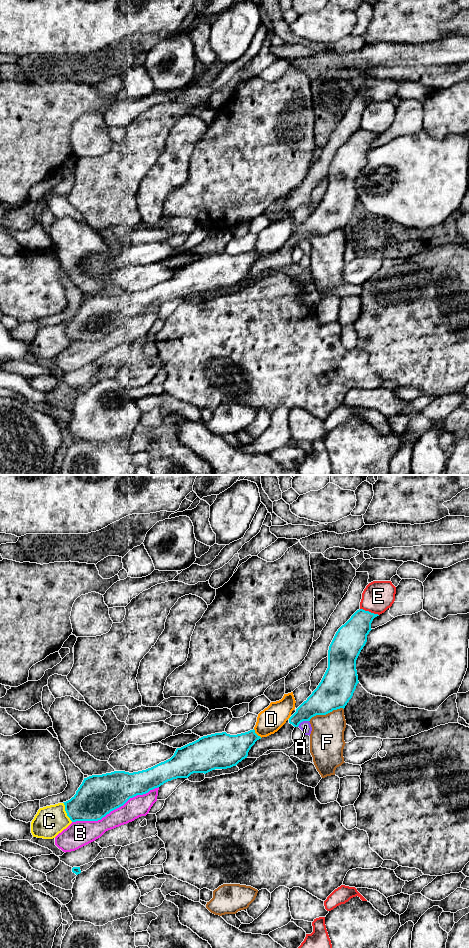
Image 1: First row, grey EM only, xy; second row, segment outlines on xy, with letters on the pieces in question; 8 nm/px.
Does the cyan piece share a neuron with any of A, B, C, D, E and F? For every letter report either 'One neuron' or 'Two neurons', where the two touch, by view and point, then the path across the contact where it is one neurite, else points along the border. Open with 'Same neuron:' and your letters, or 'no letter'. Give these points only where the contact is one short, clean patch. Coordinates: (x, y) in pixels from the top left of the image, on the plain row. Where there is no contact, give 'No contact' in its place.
Same neuron: no letter
A: Two neurons. Touches cyan at xy (302, 241). Boundary: xy (308, 240), (303, 240), (297, 246)
B: Two neurons. Touches cyan at xy (115, 328)
C: Two neurons. Touches cyan at xy (66, 332)
D: Two neurons. Touches cyan at xy (256, 254)
E: Two neurons. Touches cyan at xy (368, 131)
F: Two neurons. Touches cyan at xy (325, 234)

